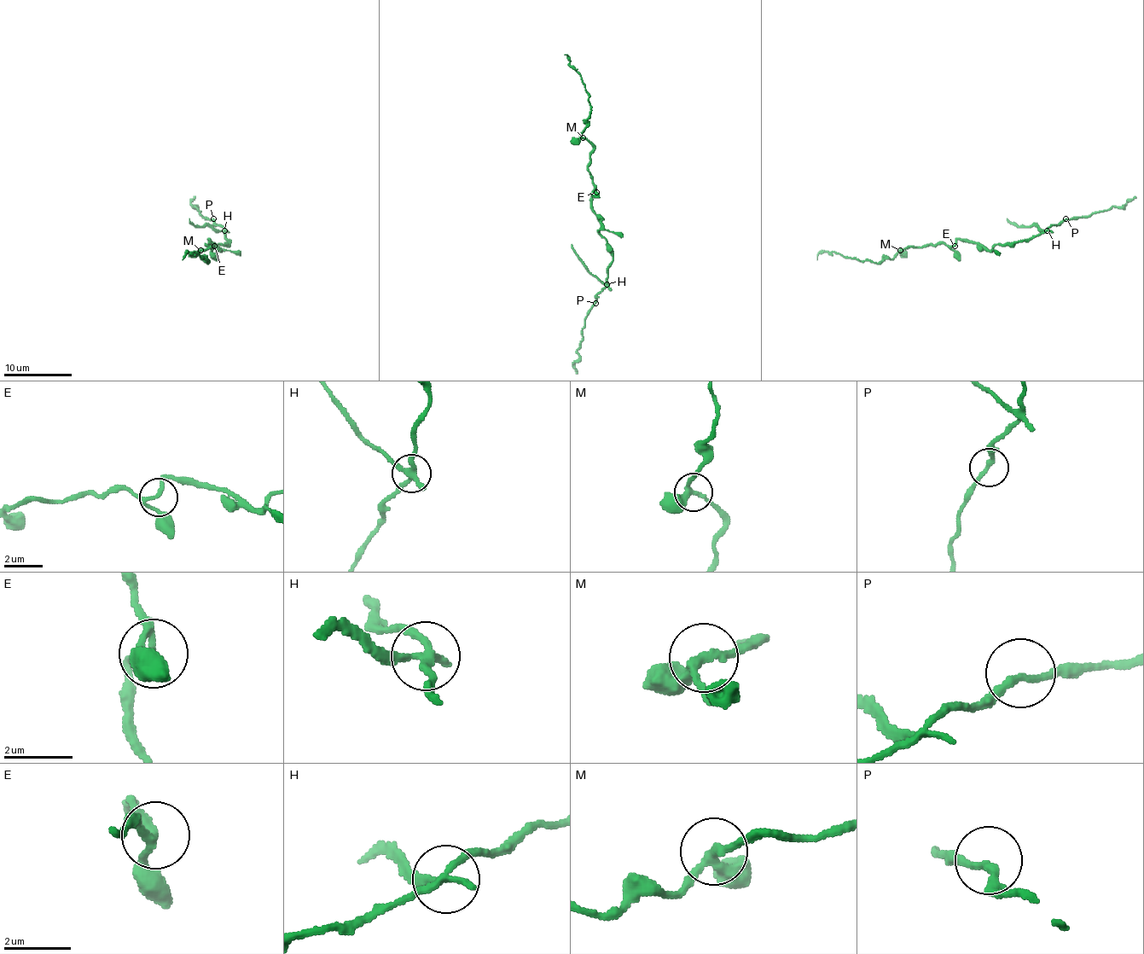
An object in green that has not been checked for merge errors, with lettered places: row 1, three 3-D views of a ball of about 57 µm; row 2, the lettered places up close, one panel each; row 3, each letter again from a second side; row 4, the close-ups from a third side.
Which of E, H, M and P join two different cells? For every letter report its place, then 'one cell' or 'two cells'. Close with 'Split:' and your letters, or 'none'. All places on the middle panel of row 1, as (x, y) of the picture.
E: (596, 192) | one cell
H: (606, 284) | two cells
M: (583, 137) | one cell
P: (595, 303) | one cell
Split: H

